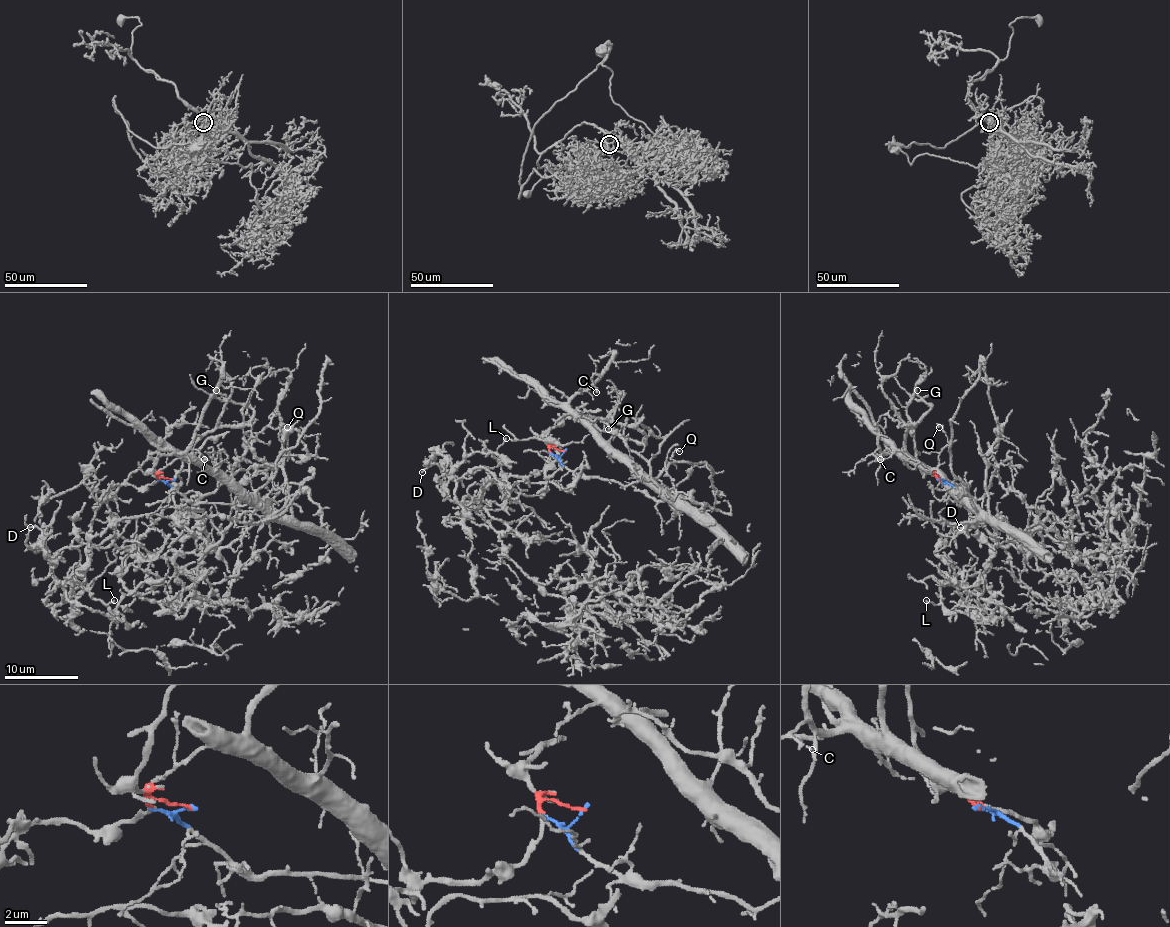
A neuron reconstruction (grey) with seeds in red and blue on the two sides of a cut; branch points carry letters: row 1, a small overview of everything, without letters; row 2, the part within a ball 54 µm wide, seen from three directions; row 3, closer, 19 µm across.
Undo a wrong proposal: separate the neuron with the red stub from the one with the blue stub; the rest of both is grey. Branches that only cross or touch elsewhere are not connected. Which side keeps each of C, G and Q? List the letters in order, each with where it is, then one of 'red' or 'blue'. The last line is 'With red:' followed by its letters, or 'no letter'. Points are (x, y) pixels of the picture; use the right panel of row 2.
C: (880, 459) | blue
G: (917, 390) | blue
Q: (939, 427) | blue
With red: no letter

